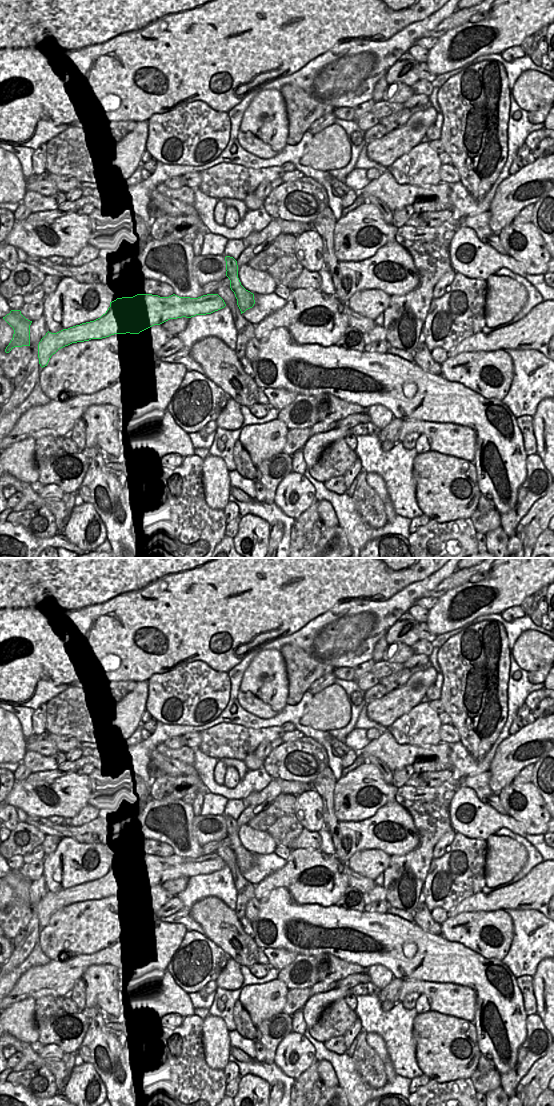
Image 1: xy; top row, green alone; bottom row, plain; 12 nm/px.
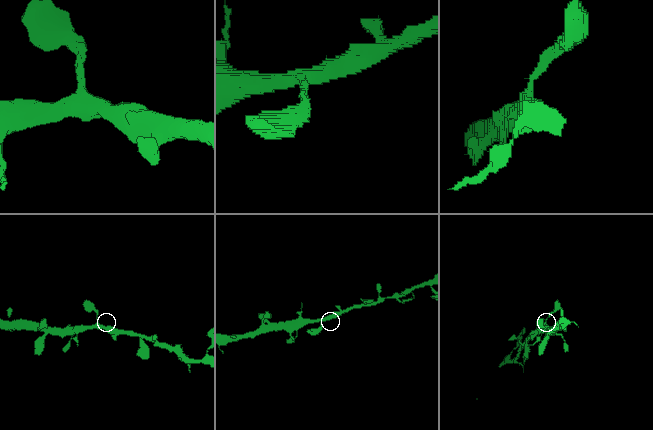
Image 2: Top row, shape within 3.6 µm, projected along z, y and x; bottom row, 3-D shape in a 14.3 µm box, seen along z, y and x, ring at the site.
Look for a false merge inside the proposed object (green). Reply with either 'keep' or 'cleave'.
keep

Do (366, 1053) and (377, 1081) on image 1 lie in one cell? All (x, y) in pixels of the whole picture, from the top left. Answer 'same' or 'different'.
same

